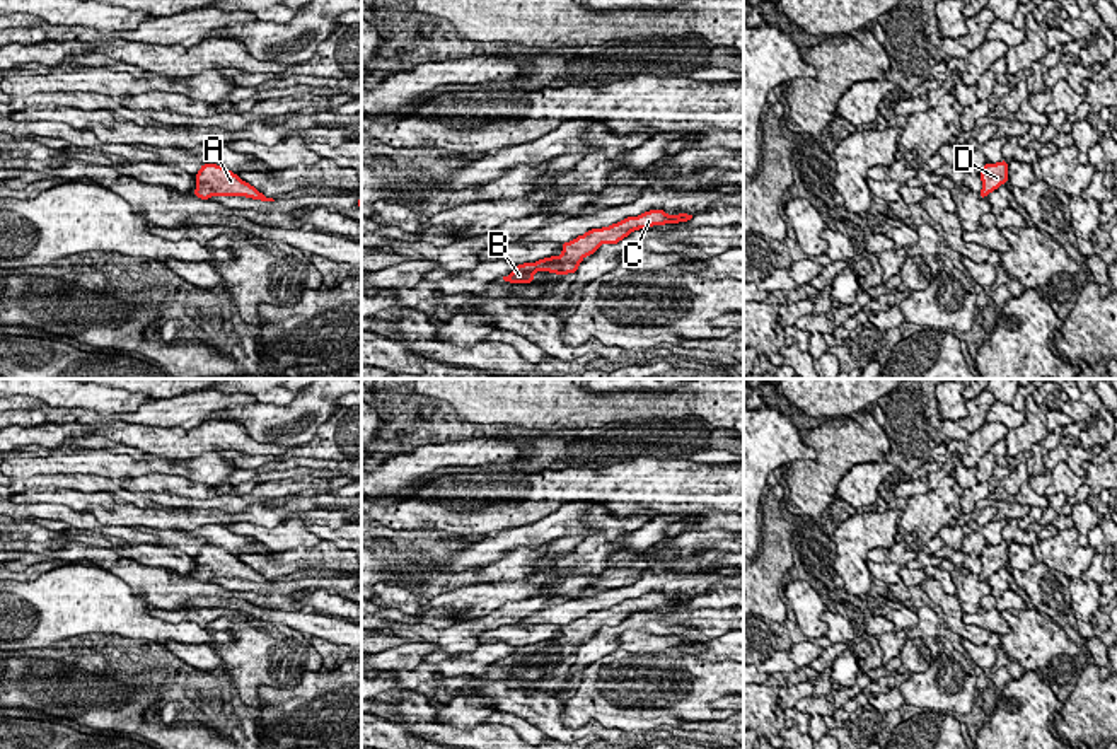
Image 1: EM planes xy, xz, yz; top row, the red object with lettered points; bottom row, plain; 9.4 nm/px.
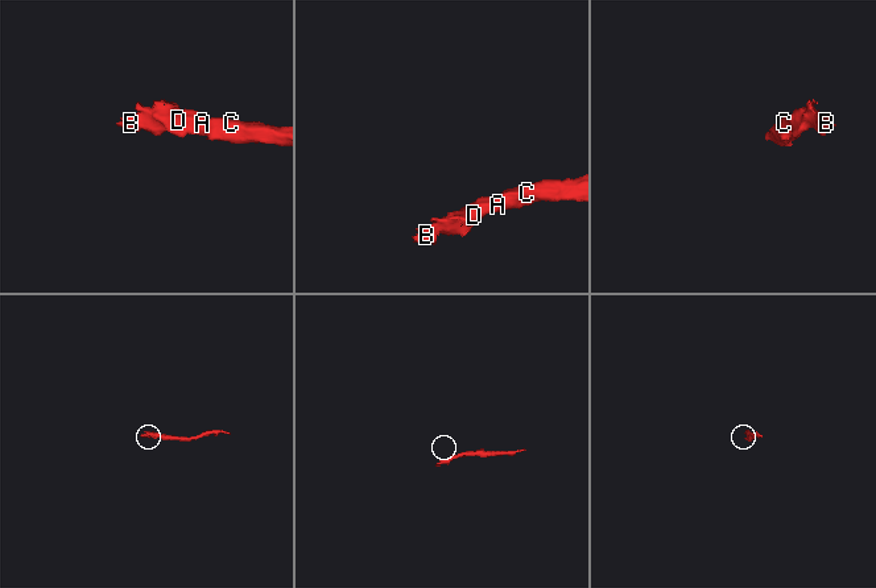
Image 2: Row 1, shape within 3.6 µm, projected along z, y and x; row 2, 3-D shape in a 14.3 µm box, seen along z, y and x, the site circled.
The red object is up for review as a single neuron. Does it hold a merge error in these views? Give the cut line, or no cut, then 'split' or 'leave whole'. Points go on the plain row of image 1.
no cut; leave whole

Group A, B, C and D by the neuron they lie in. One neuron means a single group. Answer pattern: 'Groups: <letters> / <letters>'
Groups: A B C D

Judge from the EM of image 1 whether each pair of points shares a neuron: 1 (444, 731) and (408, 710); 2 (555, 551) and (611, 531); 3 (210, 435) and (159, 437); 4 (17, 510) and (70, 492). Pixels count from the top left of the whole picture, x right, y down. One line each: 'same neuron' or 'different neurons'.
1: same neuron
2: same neuron
3: same neuron
4: different neurons

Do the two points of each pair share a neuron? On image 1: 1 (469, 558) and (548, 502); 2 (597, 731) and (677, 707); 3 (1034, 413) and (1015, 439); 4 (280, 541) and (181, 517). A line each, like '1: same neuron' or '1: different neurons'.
1: different neurons
2: different neurons
3: same neuron
4: different neurons

